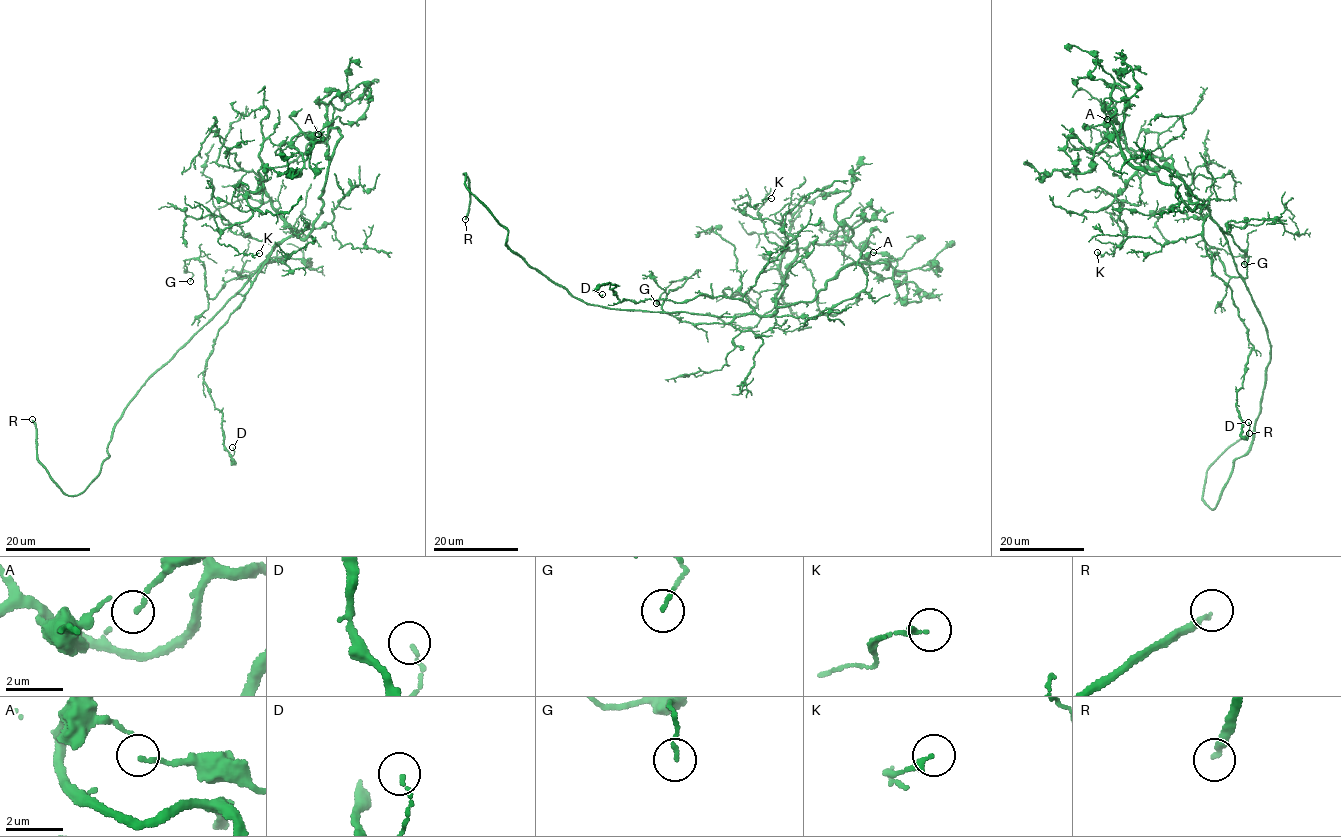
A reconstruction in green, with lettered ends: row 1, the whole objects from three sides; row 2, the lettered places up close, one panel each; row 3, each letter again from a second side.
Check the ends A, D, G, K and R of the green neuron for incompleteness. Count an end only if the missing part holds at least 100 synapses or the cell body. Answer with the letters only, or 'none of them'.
R

